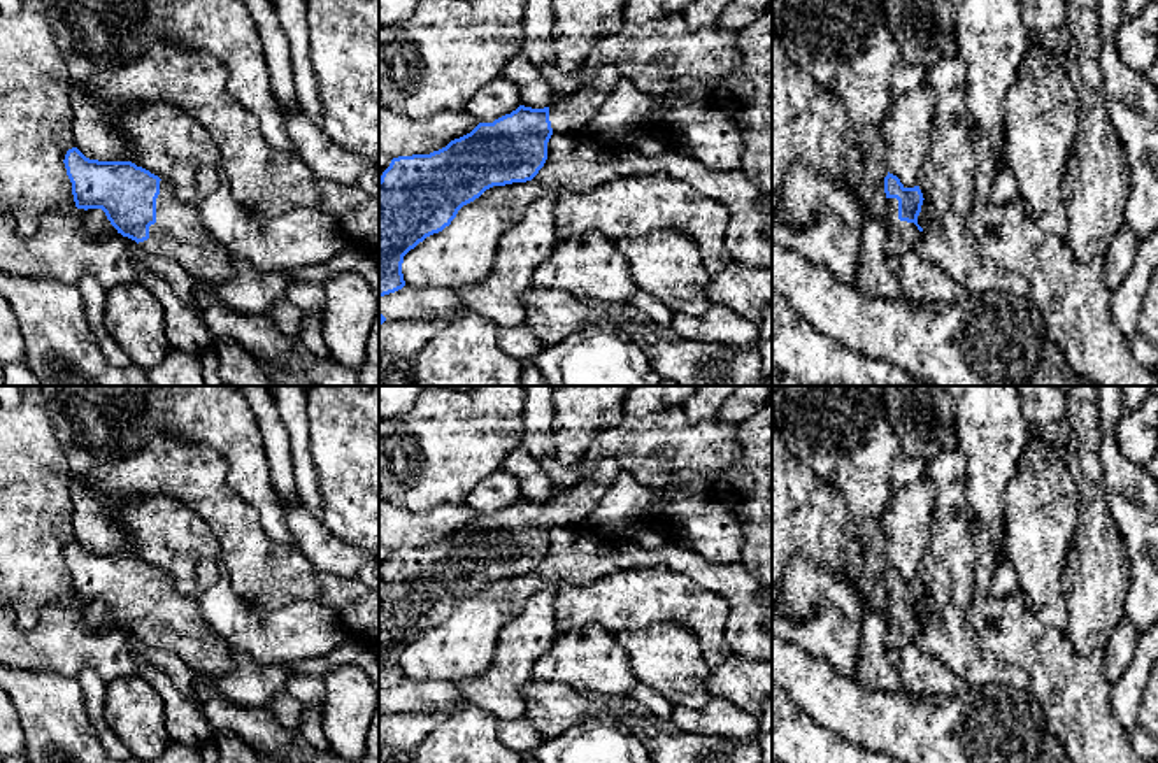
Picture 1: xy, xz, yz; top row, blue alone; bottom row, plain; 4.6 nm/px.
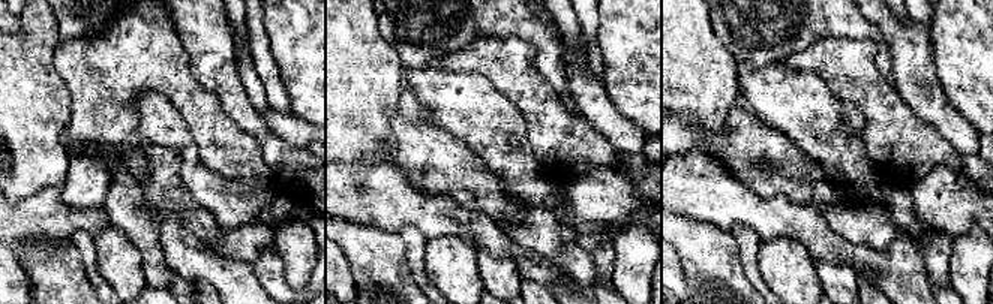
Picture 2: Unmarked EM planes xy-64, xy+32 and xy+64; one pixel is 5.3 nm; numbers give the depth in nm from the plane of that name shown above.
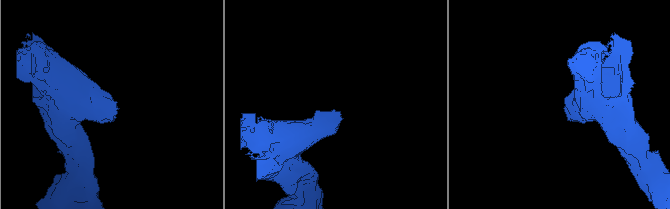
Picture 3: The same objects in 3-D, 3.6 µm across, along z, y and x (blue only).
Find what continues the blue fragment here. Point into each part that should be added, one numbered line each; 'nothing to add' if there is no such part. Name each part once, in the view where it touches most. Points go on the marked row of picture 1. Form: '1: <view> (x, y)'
1: xy (178, 234)

